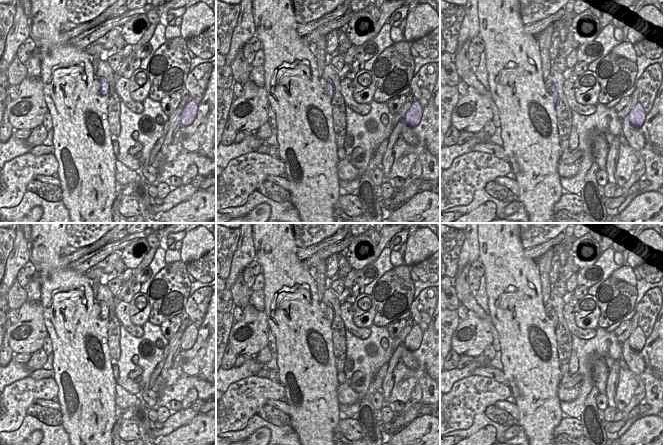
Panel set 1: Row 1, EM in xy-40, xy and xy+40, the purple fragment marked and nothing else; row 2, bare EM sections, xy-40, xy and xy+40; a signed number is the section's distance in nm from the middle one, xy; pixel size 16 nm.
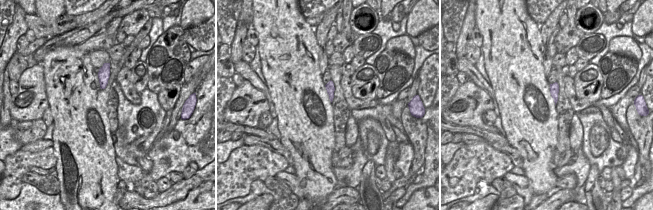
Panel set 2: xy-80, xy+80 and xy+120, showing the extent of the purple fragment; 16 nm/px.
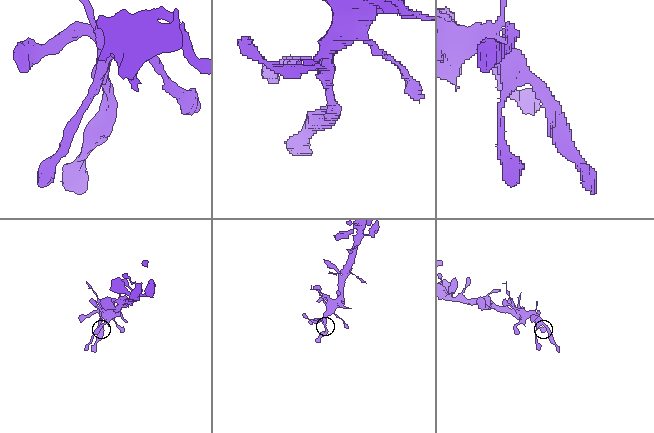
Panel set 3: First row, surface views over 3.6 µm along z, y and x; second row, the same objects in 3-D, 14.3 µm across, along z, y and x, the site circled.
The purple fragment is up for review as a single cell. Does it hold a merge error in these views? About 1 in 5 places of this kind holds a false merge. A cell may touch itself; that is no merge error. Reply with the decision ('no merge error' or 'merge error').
no merge error

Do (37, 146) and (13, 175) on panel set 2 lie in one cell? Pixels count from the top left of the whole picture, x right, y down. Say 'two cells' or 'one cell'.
two cells

